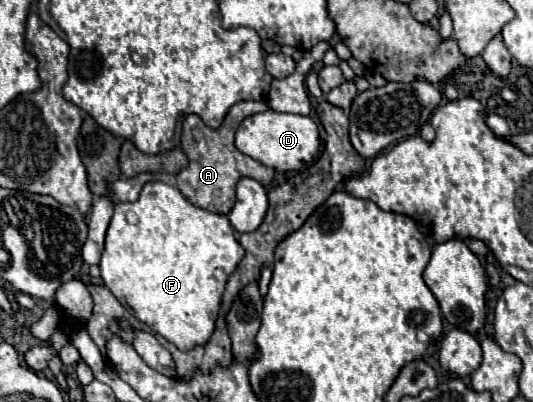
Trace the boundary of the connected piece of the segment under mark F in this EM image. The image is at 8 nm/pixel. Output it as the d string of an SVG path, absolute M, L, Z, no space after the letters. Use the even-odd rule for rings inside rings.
M152 181L144 185L140 197L134 203L116 203L106 231L106 247L100 259L100 277L114 296L122 304L132 307L134 315L154 333L160 333L178 349L190 351L210 341L222 305L226 281L230 273L238 269L238 261L242 261L242 257L244 249L238 245L226 215L200 209L186 201L178 187Z

